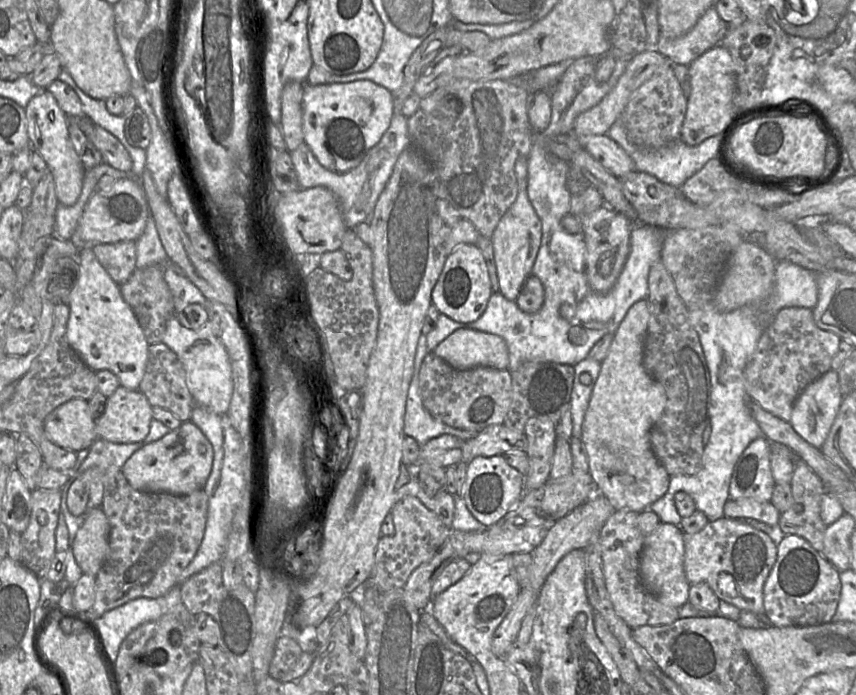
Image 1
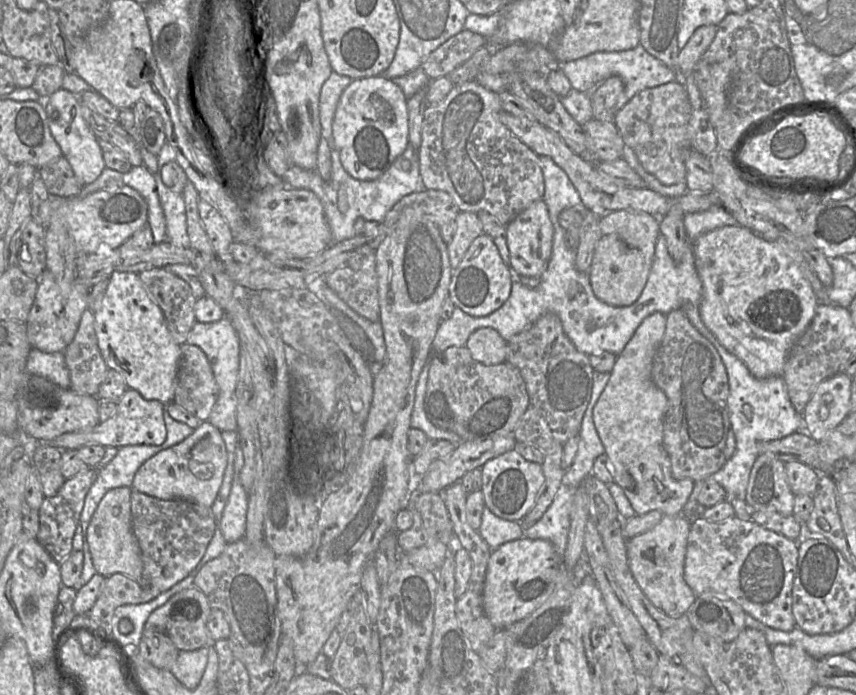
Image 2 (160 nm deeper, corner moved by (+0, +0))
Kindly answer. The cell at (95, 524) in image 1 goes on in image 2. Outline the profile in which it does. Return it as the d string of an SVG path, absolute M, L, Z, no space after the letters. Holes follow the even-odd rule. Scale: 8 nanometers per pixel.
M117 487L109 490L100 500L85 532L85 542L91 555L96 573L107 577L123 573L138 579L143 563L137 539L132 530L131 487Z

